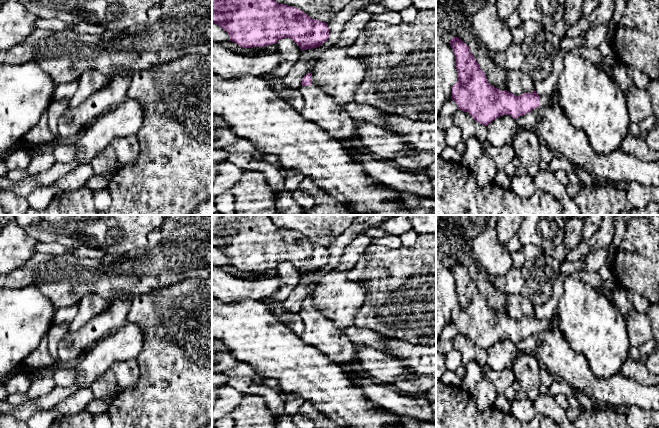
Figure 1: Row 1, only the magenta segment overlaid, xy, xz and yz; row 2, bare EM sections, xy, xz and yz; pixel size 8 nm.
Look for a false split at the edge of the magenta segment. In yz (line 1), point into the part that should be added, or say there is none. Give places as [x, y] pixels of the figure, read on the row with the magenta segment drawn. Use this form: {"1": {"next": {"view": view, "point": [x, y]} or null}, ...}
{"1": {"next": {"view": "yz", "point": [545, 100]}}}

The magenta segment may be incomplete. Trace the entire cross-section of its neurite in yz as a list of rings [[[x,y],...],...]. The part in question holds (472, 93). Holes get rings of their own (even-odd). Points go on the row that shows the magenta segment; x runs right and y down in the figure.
[[[457,37],[451,38],[449,43],[458,72],[458,81],[452,86],[451,99],[459,110],[469,113],[478,123],[488,126],[503,115],[517,119],[538,107],[556,103],[555,92],[539,96],[534,90],[516,96],[491,86],[469,47]]]

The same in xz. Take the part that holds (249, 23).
[[[212,0],[212,24],[219,25],[228,33],[229,40],[242,48],[266,47],[290,38],[304,51],[320,47],[329,38],[327,23],[275,0]]]

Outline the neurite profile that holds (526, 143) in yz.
[[[518,129],[510,143],[527,174],[535,177],[540,171],[540,148],[543,141],[534,131]]]

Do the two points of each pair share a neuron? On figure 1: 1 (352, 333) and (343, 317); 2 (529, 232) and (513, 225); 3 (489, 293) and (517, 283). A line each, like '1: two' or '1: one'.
1: two
2: two
3: two

